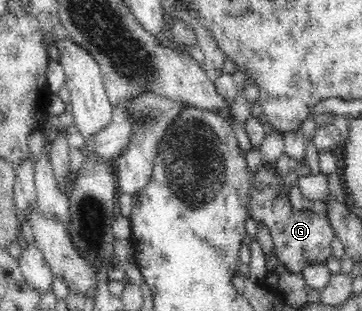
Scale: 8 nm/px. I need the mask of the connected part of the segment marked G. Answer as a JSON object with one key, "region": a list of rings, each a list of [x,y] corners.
{"region":[[[262,165],[252,175],[252,184],[249,190],[248,216],[256,222],[265,224],[273,238],[273,252],[276,253],[278,262],[282,262],[286,271],[302,272],[308,264],[325,263],[328,256],[332,256],[330,240],[334,238],[334,231],[328,219],[322,213],[312,211],[296,211],[292,209],[288,194],[280,193],[278,188],[282,184],[283,175],[276,175],[272,165]]]}

